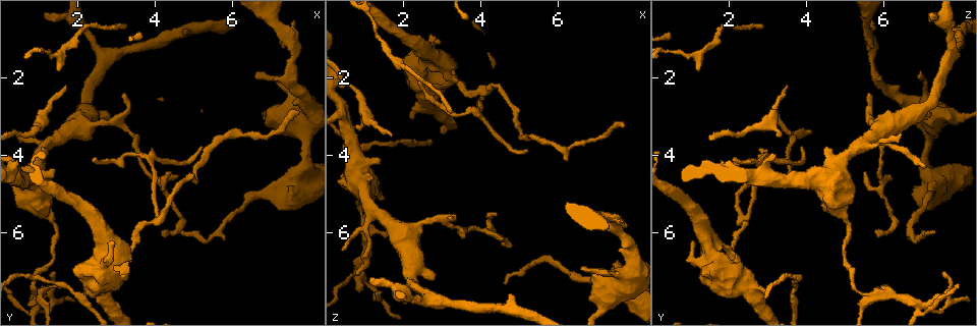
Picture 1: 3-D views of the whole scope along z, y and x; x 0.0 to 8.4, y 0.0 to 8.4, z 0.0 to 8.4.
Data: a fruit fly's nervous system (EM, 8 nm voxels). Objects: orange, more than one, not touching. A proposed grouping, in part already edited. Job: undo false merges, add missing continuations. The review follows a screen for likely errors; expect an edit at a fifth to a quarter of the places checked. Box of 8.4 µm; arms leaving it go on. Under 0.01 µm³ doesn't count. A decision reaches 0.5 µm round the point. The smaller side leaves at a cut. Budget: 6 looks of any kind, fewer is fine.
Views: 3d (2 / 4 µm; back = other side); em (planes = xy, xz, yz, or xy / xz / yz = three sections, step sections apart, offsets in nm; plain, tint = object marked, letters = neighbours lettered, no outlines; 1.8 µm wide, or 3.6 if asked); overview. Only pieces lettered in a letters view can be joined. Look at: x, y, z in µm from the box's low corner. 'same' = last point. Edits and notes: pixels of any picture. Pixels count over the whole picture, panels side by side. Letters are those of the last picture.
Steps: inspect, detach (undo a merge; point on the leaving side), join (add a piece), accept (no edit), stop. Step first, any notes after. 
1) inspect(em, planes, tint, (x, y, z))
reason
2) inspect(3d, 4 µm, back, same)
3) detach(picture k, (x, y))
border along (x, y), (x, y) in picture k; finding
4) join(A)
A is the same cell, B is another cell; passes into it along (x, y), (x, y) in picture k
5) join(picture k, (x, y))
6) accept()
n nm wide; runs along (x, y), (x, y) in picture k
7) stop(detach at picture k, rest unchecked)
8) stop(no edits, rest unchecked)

inspect(em, xy, step 16, letters, (7.50, 5.20, 6.85))
stops while still wide

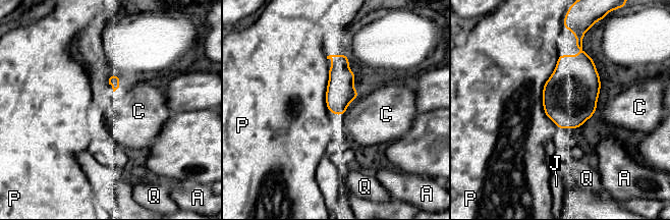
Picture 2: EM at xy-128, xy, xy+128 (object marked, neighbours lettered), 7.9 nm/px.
accept()
220 nm wide; P touches over 600 nm; A, C, J, P and Q are other cells; no lettered piece goes on from it

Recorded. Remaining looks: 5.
inspect(3d, 4 µm, (2.80, 6.30, 1.50))
small branch off a trunk

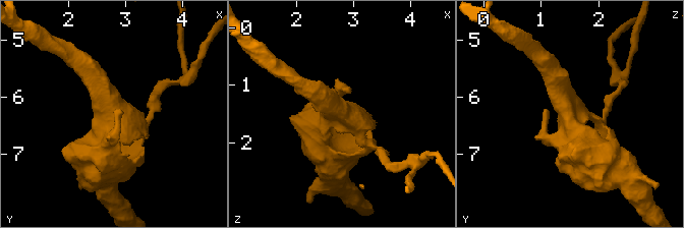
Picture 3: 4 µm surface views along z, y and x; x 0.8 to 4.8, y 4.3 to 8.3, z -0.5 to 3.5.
inspect(em, 3.6 µm, xz, step 8, letters, (2.80, 6.30, 1.50))

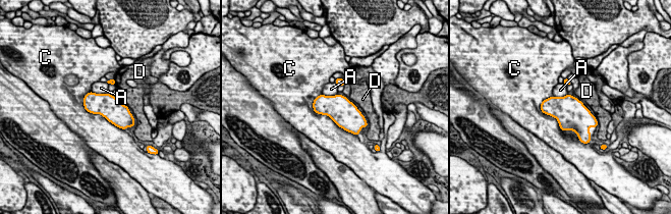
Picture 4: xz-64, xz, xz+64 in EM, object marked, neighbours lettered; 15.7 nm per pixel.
inspect(em, 3.6 µm, planes, letters, same)
cut it another way

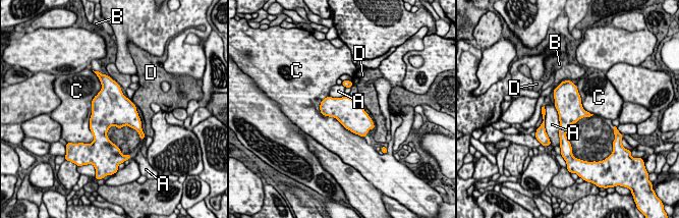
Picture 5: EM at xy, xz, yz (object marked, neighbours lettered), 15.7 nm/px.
accept()
A, B, C and D are other cells; border along (321, 100), (323, 114), (363, 138) in picture 5; continuous, no second neuron

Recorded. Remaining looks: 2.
inspect(em, planes, letters, (0.80, 3.50, 3.35))
free end

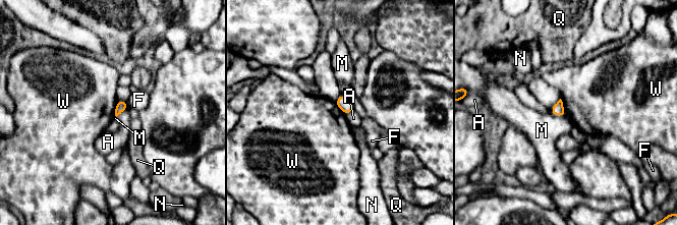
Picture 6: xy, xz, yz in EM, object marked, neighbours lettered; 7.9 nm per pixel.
accept()
80 nm wide; A, F, M, N, Q and W are other cells; border along (117, 99), (115, 116) in picture 6; no lettered piece goes on from it

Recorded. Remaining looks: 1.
stop(no edits, rest unchecked)

